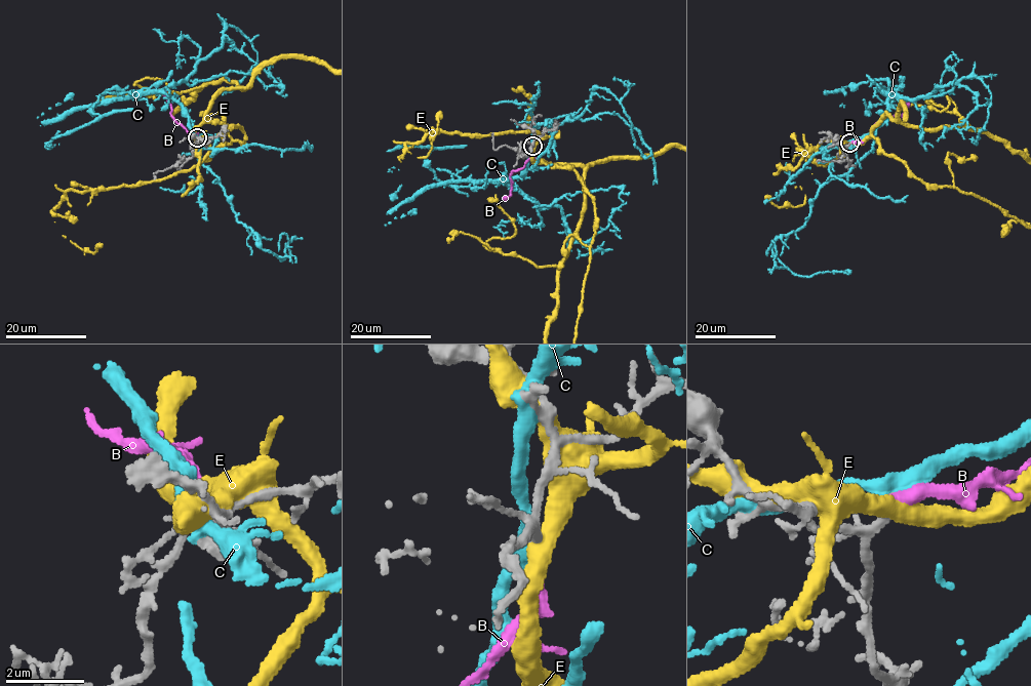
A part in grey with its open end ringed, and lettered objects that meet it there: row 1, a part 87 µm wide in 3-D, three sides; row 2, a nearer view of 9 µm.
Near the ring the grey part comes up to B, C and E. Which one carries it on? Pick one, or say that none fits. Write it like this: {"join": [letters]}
{"join": []}

